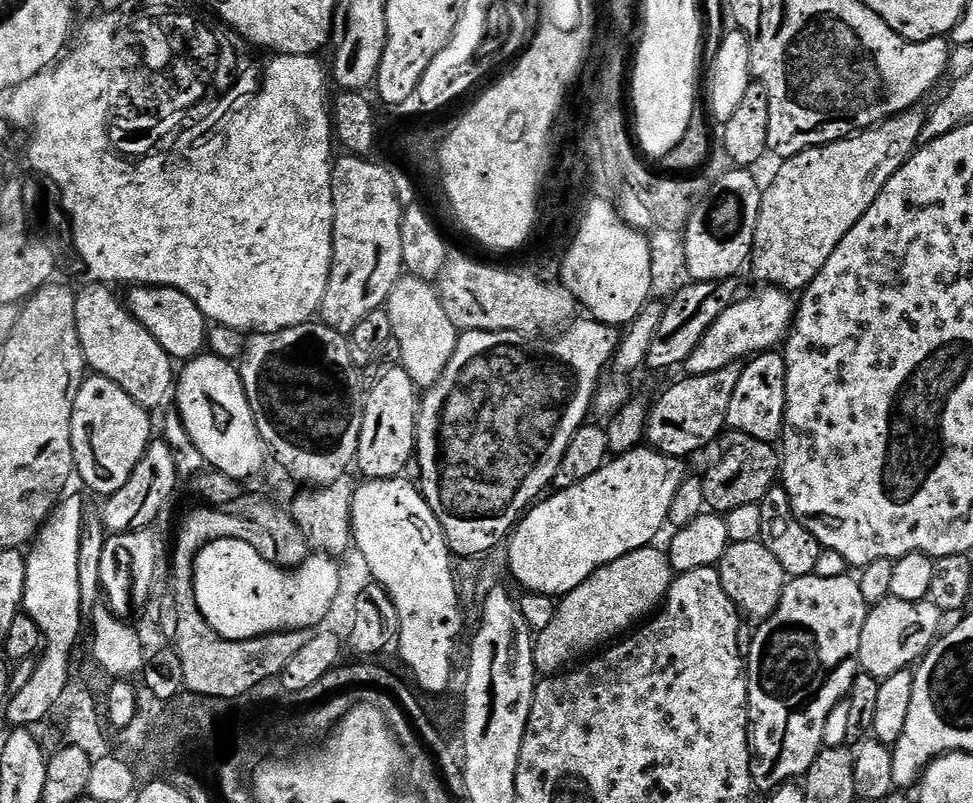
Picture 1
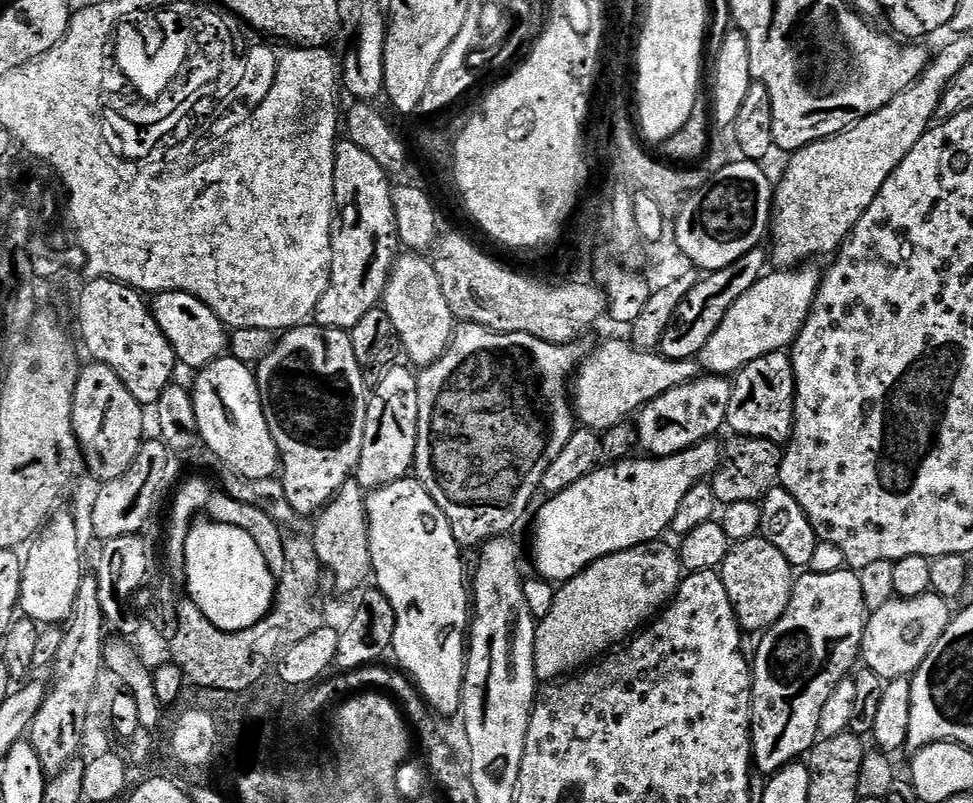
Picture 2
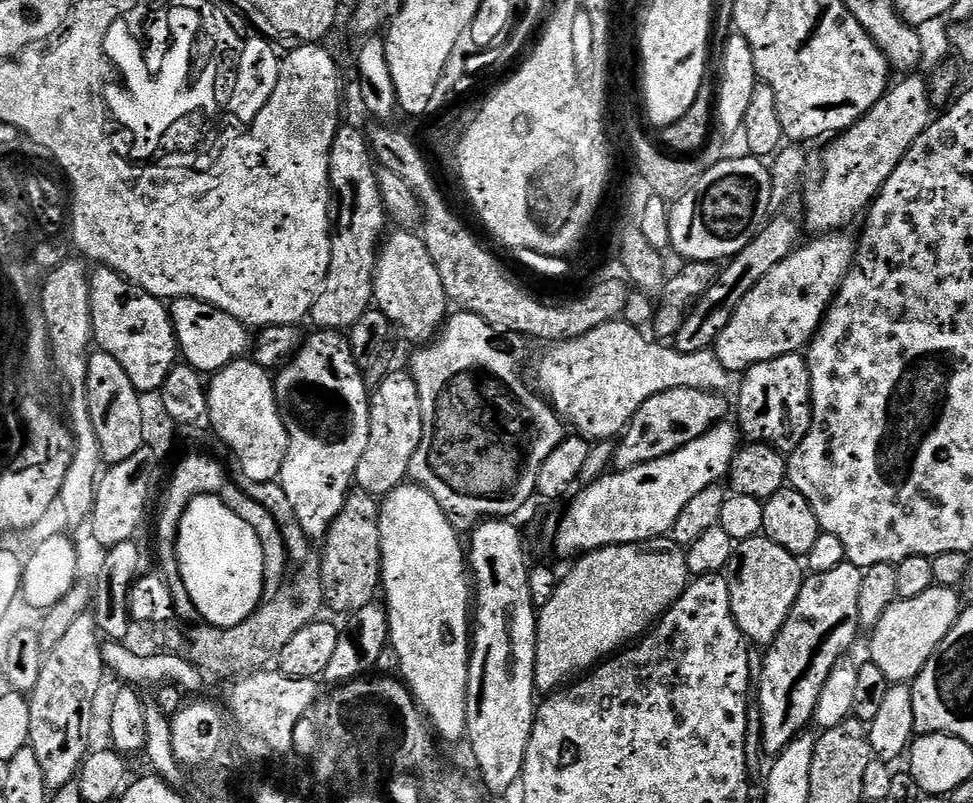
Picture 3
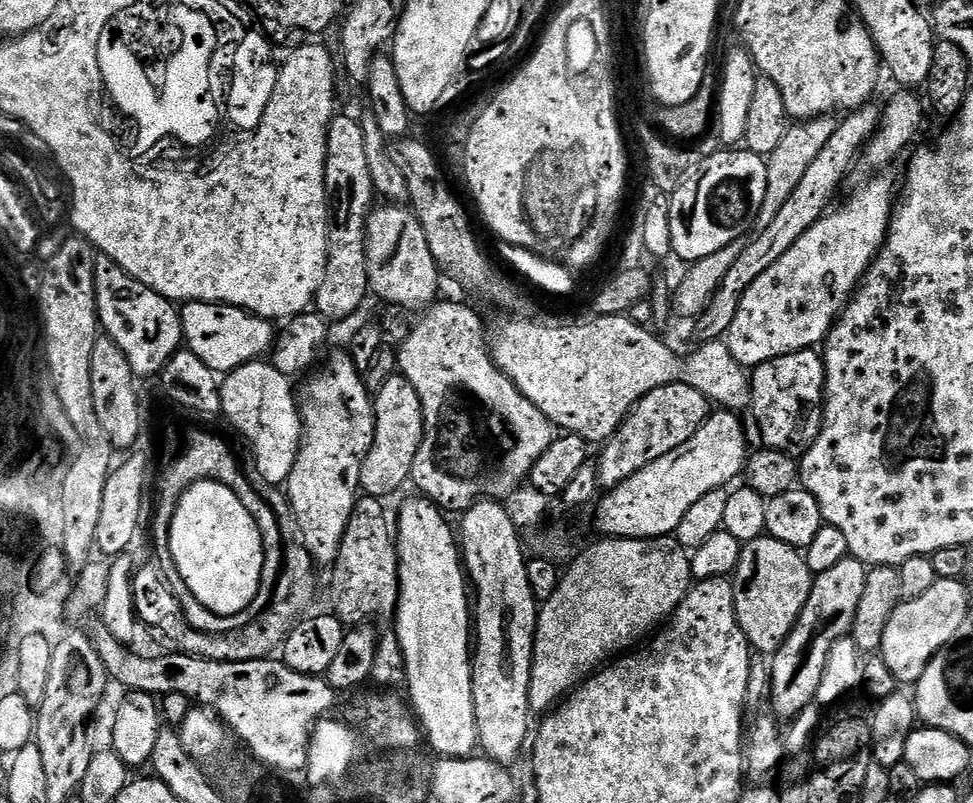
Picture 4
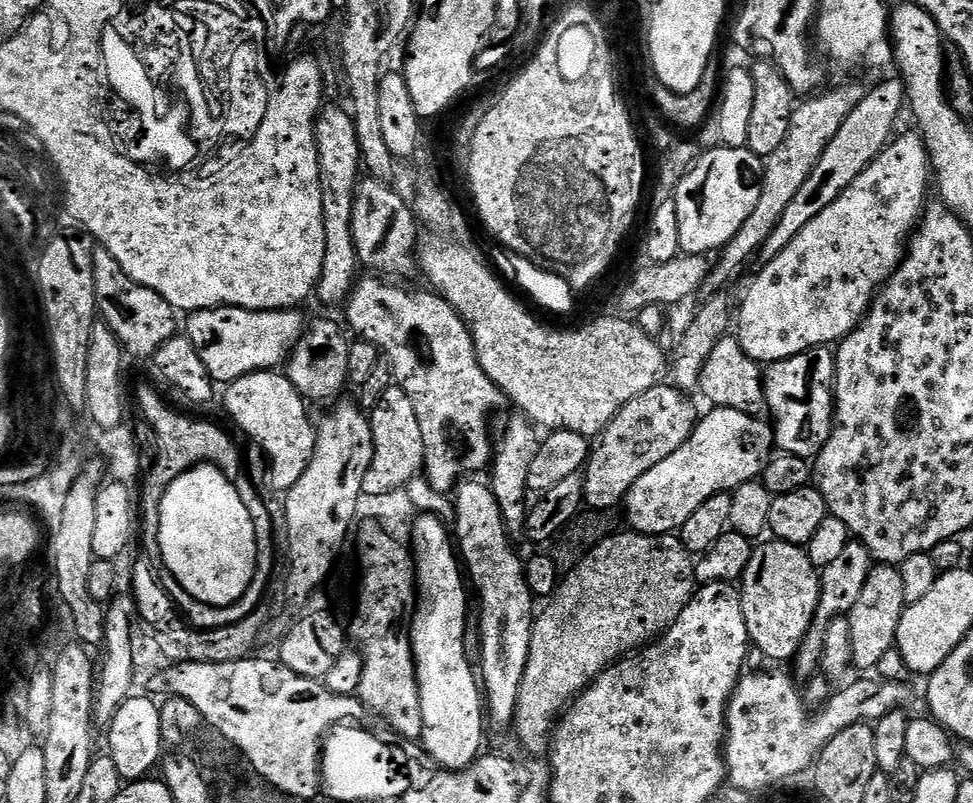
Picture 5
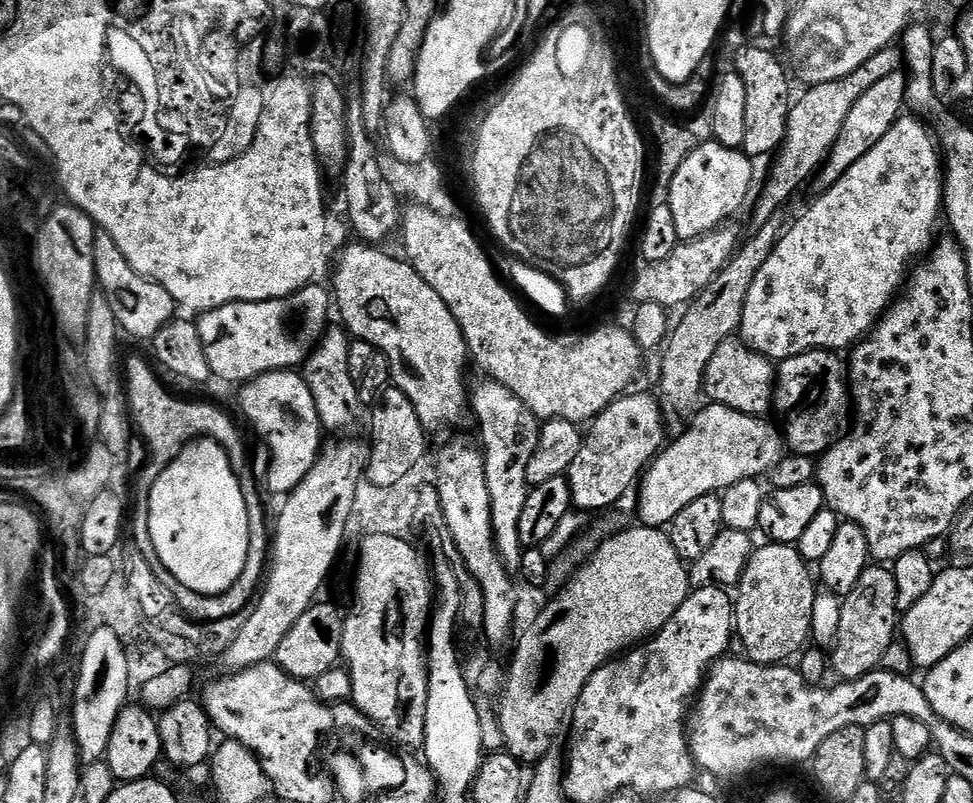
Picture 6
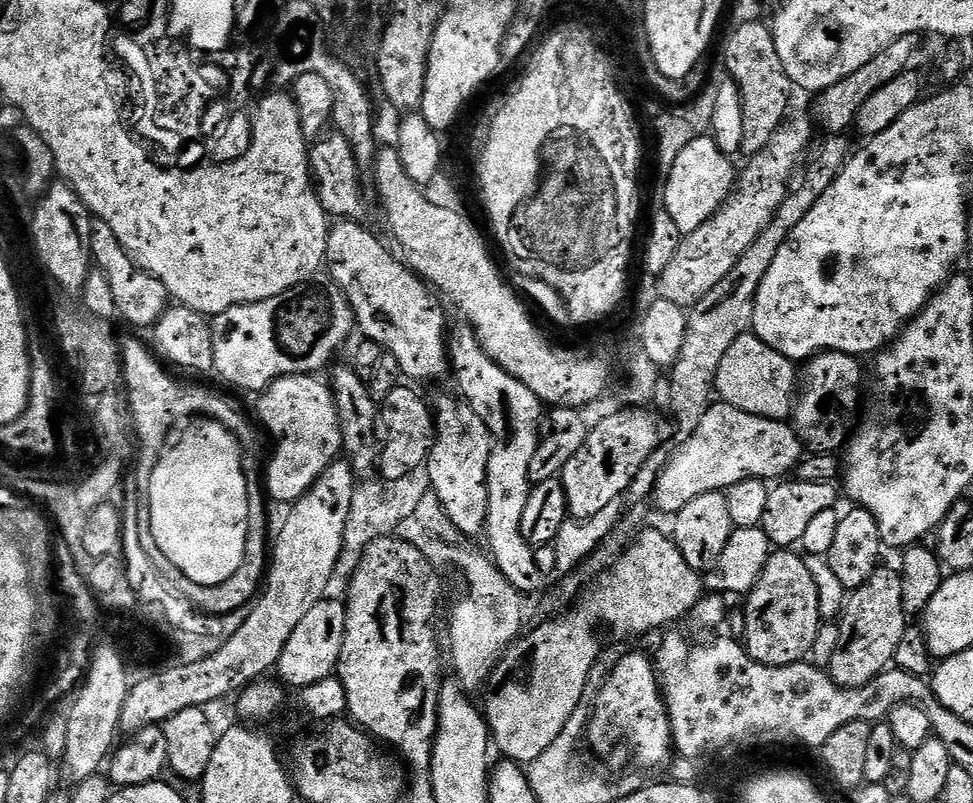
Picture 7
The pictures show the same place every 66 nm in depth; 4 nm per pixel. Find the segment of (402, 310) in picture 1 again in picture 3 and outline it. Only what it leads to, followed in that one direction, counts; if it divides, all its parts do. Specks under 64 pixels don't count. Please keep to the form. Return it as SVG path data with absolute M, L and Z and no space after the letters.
M396 230L396 233L390 236L381 243L376 257L376 281L372 291L374 304L378 311L392 320L399 331L400 328L404 331L406 339L413 340L414 345L420 346L431 341L440 332L450 312L450 301L446 290L443 289L441 275L438 274L438 269L430 258L423 235L412 230Z

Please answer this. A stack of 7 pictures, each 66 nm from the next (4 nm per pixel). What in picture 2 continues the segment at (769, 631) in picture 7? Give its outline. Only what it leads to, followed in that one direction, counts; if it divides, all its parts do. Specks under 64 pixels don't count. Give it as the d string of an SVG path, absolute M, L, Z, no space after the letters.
M757 534L746 541L733 543L718 571L743 631L763 633L785 613L796 574L784 555L775 546L770 546L763 536Z

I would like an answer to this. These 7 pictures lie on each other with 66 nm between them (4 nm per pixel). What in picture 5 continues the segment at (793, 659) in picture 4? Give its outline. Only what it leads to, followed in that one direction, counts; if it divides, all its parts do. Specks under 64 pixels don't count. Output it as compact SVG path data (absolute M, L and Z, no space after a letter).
M852 540L841 551L841 555L834 562L830 562L830 566L826 566L819 573L820 601L817 603L815 619L809 626L808 632L805 634L804 640L801 642L801 646L794 657L794 665L796 664L797 672L795 672L795 675L797 677L800 675L804 676L803 678L812 678L817 675L827 628L832 620L847 617L848 611L854 606L854 602L858 602L858 594L862 594L862 586L866 586L868 572L873 566L874 561L864 544L861 544L860 541Z

